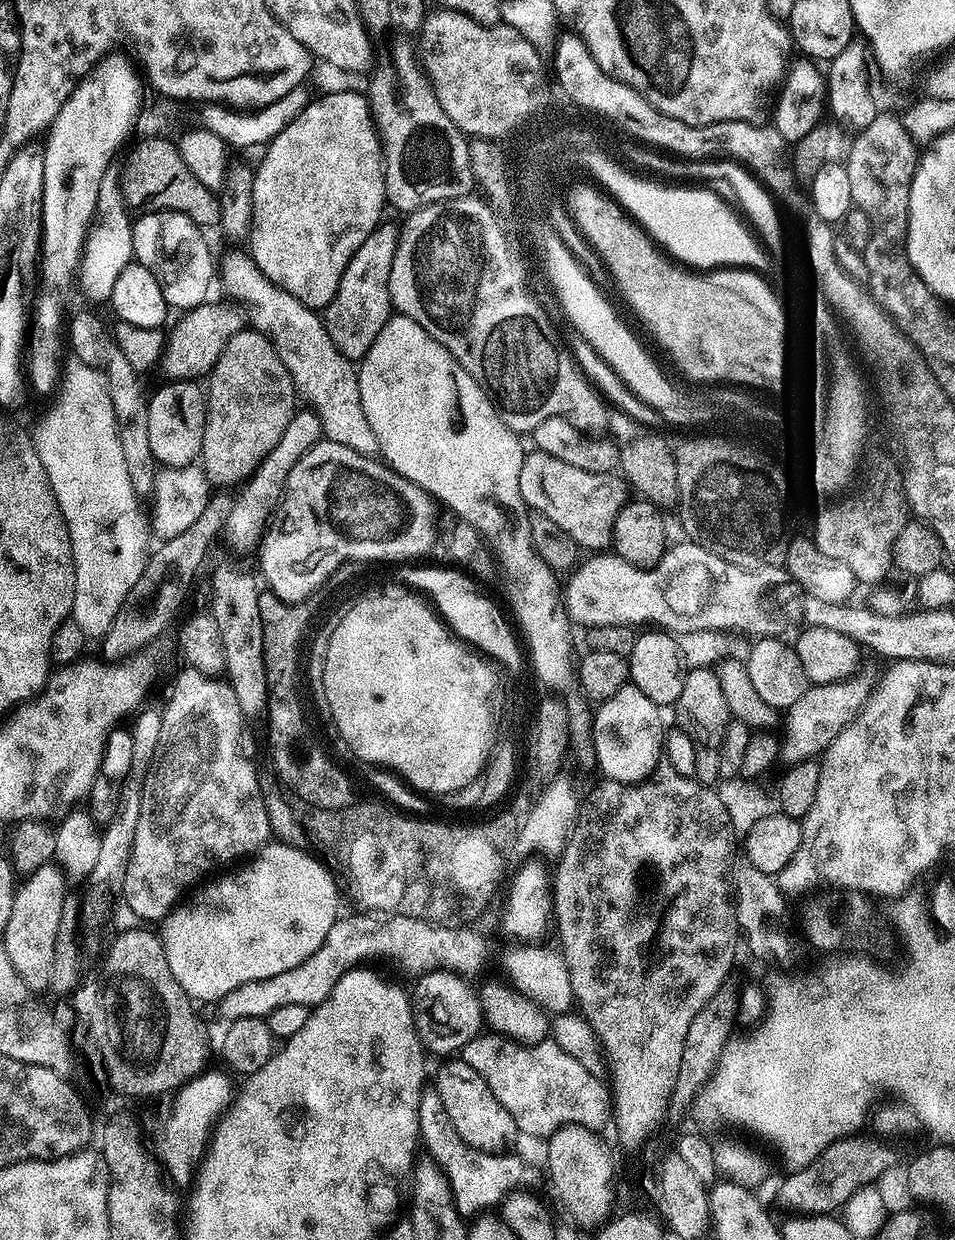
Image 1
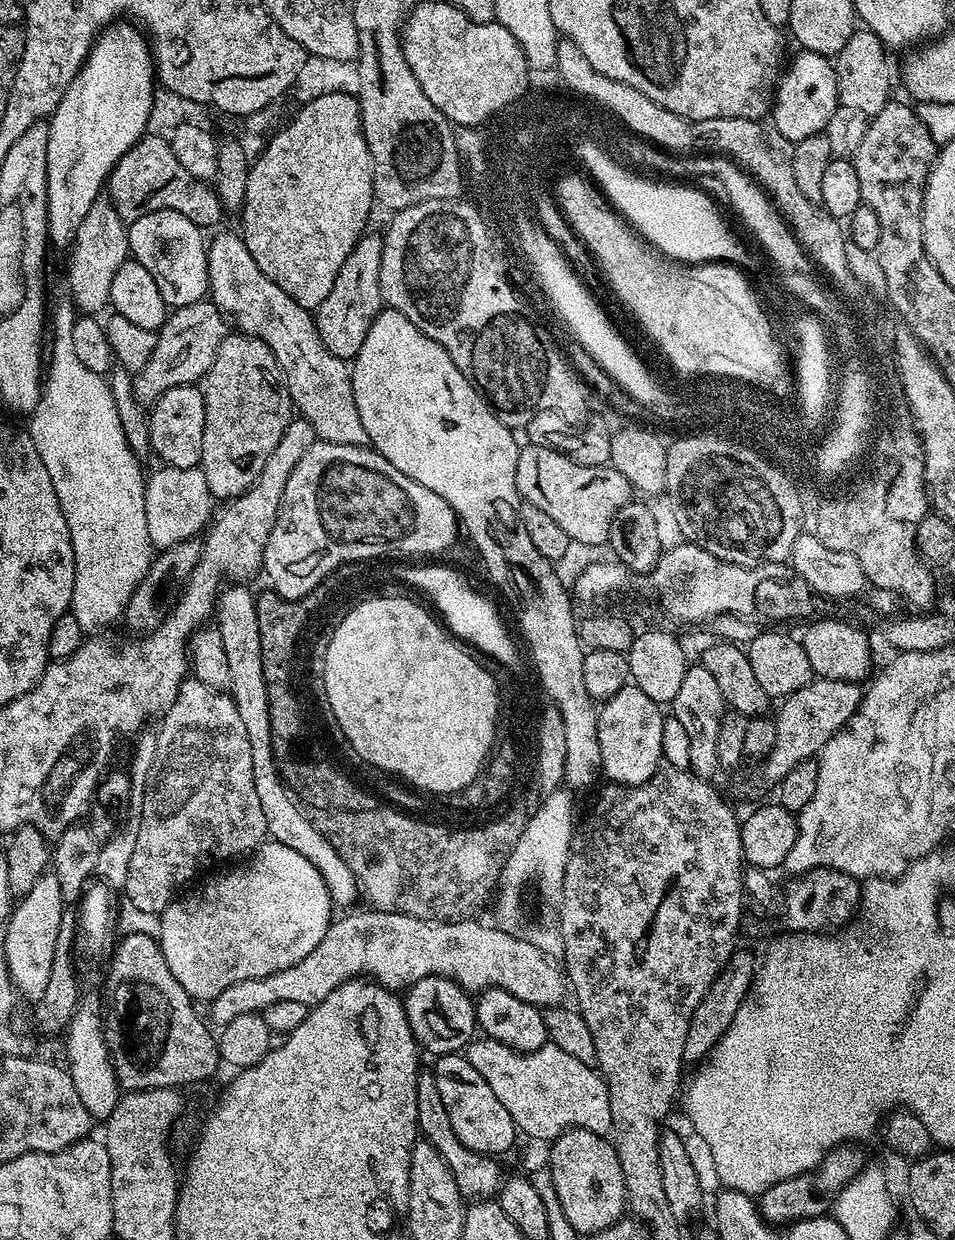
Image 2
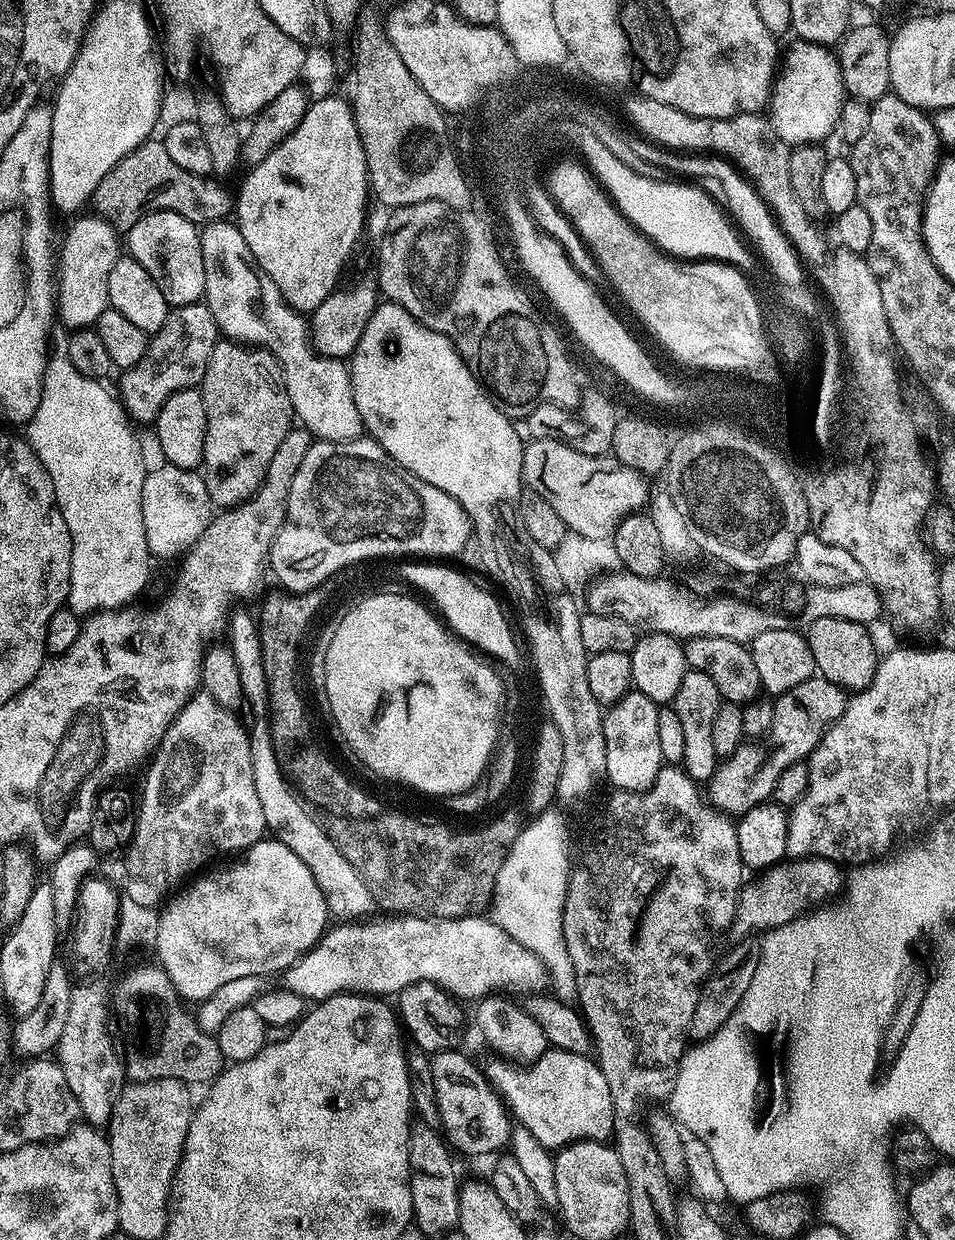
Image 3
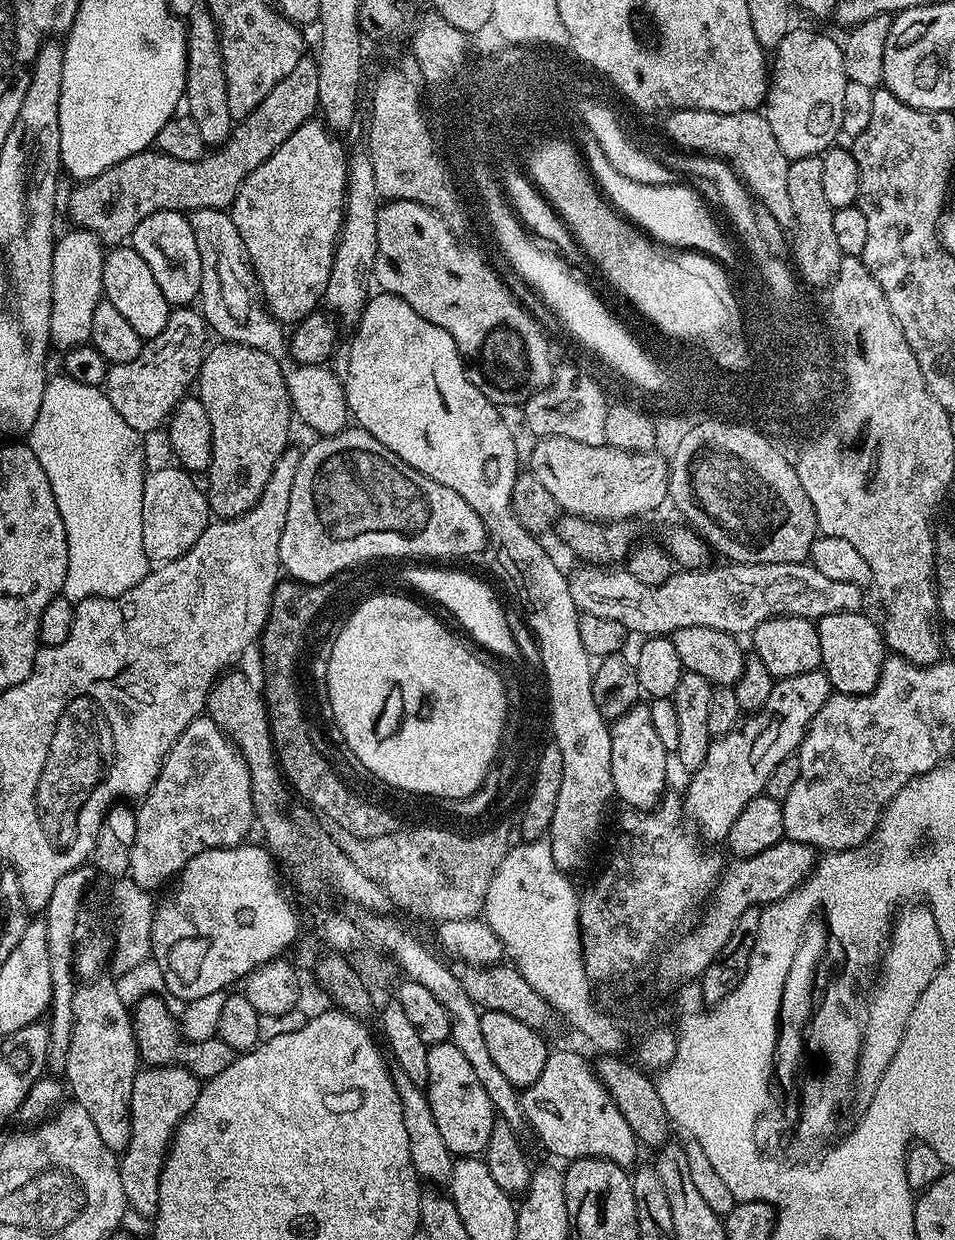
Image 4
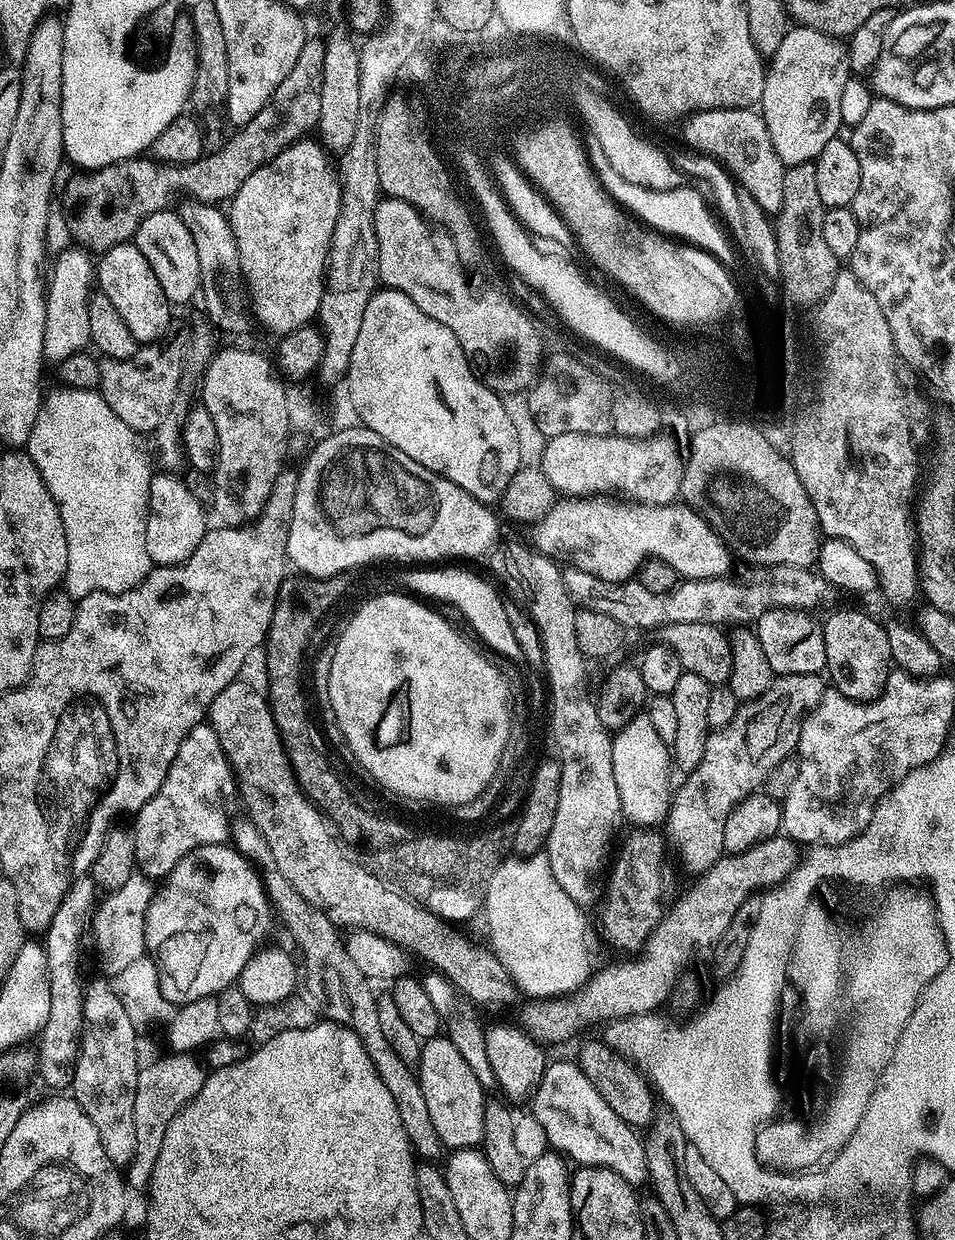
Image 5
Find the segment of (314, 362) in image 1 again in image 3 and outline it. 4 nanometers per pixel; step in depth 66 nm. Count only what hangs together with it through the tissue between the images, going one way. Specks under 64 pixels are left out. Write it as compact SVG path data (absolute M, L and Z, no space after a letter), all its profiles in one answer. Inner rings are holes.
M231 219L215 220L213 224L199 229L202 246L202 266L206 270L203 303L213 315L219 331L227 339L245 346L263 348L280 364L286 382L286 394L290 394L293 417L312 433L316 440L329 440L341 444L347 440L358 440L365 435L362 414L354 406L352 378L344 360L332 360L329 356L319 356L312 351L310 328L305 317L295 312L282 298L278 286L258 266L246 238L242 238L239 228Z

